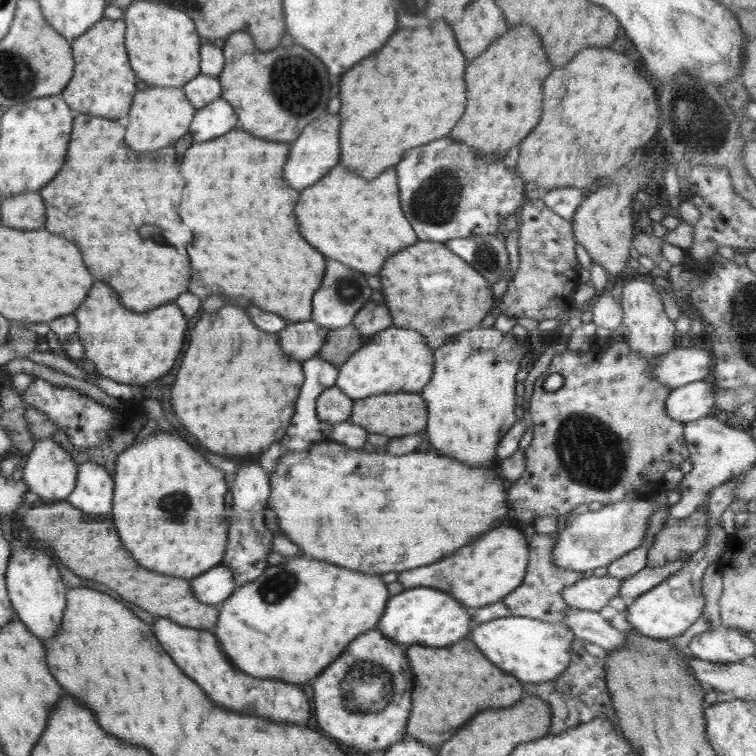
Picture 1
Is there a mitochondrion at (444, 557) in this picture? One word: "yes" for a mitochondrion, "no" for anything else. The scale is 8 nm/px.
no

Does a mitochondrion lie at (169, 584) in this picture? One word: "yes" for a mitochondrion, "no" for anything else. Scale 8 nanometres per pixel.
no

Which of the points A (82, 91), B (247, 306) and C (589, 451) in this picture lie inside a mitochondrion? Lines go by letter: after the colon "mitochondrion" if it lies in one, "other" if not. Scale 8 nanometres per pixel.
A: other
B: other
C: mitochondrion

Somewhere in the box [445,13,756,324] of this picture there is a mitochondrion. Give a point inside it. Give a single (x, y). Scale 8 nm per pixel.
(698, 122)

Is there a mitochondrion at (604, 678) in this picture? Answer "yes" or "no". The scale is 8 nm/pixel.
no

